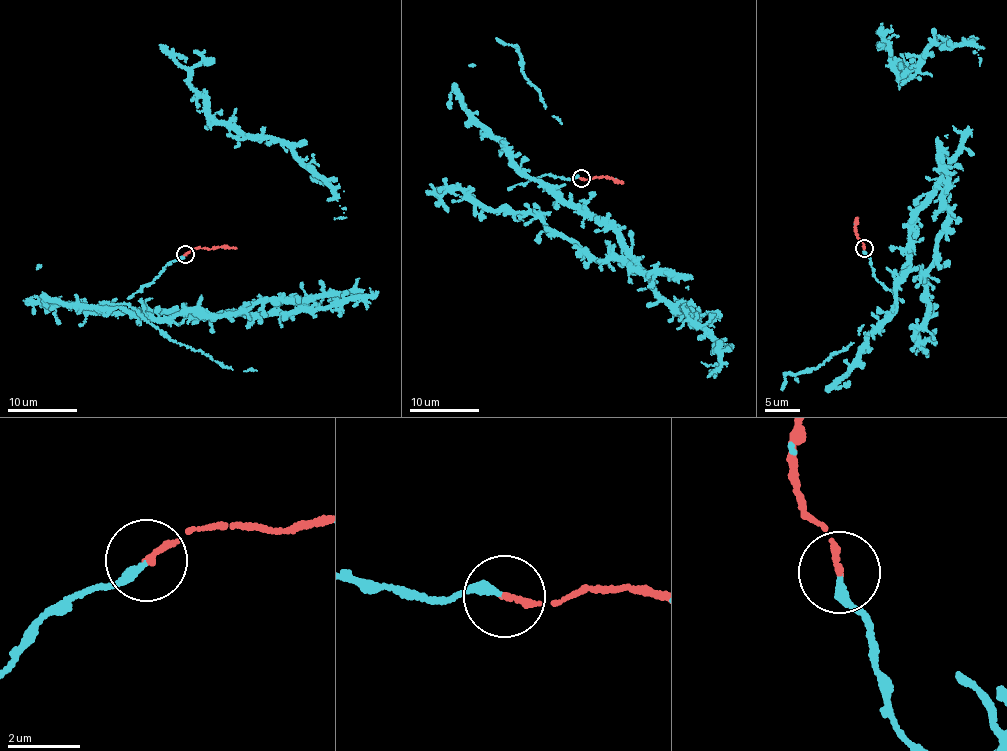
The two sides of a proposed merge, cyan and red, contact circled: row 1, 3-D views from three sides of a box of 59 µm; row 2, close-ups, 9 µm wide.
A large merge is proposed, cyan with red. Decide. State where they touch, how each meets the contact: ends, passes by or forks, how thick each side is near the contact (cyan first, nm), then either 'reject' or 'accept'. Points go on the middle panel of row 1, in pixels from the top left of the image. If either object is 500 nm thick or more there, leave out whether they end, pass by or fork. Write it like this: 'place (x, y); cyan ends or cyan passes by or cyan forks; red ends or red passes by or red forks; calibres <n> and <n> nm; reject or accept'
place (581, 178); cyan ends; red ends; calibres 240 and 190 nm; accept

